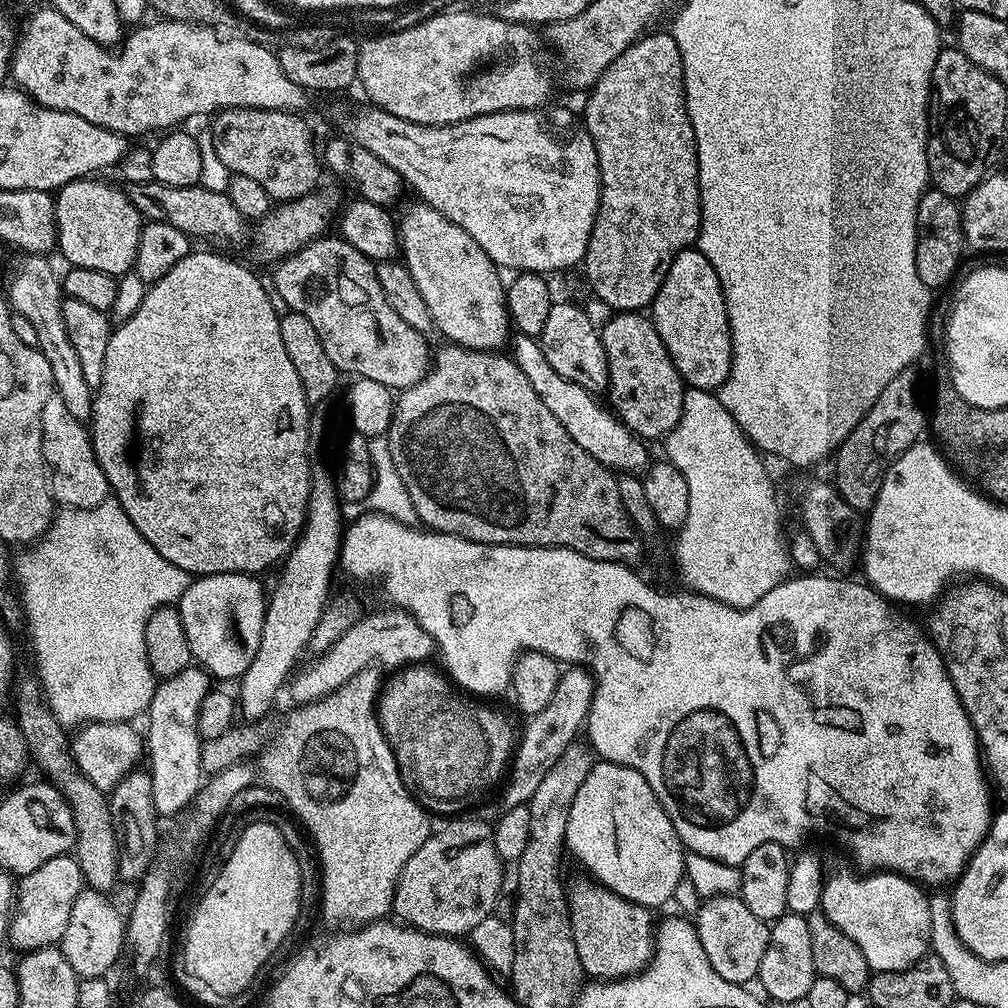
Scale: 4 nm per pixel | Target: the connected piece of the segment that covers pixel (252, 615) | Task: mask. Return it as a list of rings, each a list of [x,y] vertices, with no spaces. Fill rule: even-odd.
[[[247,572],[198,576],[178,602],[182,630],[186,630],[192,659],[217,681],[239,681],[250,662],[254,662],[254,654],[258,654],[258,642],[262,642],[266,588],[256,580],[259,579]]]

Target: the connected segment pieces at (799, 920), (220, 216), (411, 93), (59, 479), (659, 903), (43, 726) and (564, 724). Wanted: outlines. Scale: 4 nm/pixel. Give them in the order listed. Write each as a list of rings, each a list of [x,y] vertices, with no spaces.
[[[787,911],[777,920],[771,921],[766,942],[766,954],[762,954],[762,966],[758,966],[756,975],[756,980],[761,988],[759,991],[772,1002],[803,1000],[807,997],[810,982],[814,982],[816,975],[814,952],[810,947],[808,917]]]
[[[129,184],[126,188],[126,195],[130,202],[138,210],[138,214],[145,221],[166,222],[170,226],[178,226],[193,241],[209,240],[209,245],[236,244],[244,241],[250,236],[249,221],[238,214],[234,202],[230,202],[227,191],[215,192],[204,189],[203,186],[166,186],[165,184]]]
[[[443,10],[432,15],[428,20],[413,23],[413,28],[404,28],[401,32],[389,31],[387,34],[376,34],[365,39],[359,45],[360,57],[358,58],[358,84],[364,87],[364,92],[369,96],[371,103],[377,108],[386,110],[398,118],[406,118],[406,122],[419,124],[457,124],[470,118],[478,118],[495,112],[508,112],[512,108],[543,108],[549,103],[548,80],[540,69],[540,40],[535,36],[533,29],[527,24],[511,24],[508,20],[501,20],[495,14],[483,16],[480,12],[454,12]]]
[[[55,394],[46,398],[46,406],[42,408],[42,444],[52,477],[52,495],[57,505],[64,508],[93,508],[109,499],[108,479],[96,461],[85,421],[74,418],[74,414],[70,414],[66,408],[66,402]]]
[[[608,760],[593,763],[590,774],[586,774],[586,782],[578,786],[578,794],[574,794],[574,802],[570,806],[564,842],[567,851],[572,851],[573,858],[589,872],[585,873],[595,883],[603,884],[611,892],[617,892],[622,898],[644,908],[659,910],[667,900],[669,903],[676,895],[677,886],[685,879],[686,849],[654,790],[650,790],[650,782],[646,782],[638,770],[611,764]]]
[[[33,675],[26,677],[24,682],[17,683],[14,700],[17,700],[14,719],[26,738],[29,757],[48,775],[45,777],[55,784],[56,789],[68,799],[76,827],[74,855],[80,863],[85,885],[95,892],[111,893],[113,891],[111,888],[120,880],[118,870],[120,843],[105,789],[94,786],[94,782],[90,782],[86,774],[78,770],[78,766],[72,760],[67,737],[64,738],[65,729],[52,713],[52,707],[44,698],[44,689]]]
[[[568,666],[560,673],[560,681],[554,690],[554,698],[550,698],[550,706],[538,710],[538,714],[527,717],[524,733],[519,733],[518,743],[506,773],[506,783],[499,789],[501,809],[513,808],[519,804],[527,804],[528,799],[538,790],[542,778],[546,778],[550,766],[558,760],[562,750],[573,743],[576,731],[584,724],[588,711],[593,711],[594,697],[598,689],[593,673],[583,666]]]

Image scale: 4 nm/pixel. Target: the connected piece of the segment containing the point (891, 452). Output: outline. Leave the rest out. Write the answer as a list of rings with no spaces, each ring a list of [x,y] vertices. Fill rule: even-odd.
[[[915,371],[899,372],[895,378],[878,394],[878,402],[870,406],[870,410],[854,426],[854,430],[847,436],[834,453],[836,460],[836,489],[850,502],[850,506],[857,510],[871,508],[878,481],[884,475],[885,468],[901,456],[911,444],[917,443],[920,436],[926,432],[926,408],[920,405],[920,396],[916,393]]]

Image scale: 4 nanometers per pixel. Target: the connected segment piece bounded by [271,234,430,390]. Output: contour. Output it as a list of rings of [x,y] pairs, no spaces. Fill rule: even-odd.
[[[325,234],[299,248],[293,256],[283,257],[273,268],[271,287],[274,292],[276,287],[279,303],[314,325],[318,338],[322,338],[322,350],[334,362],[337,373],[349,372],[349,377],[370,378],[370,382],[403,390],[428,371],[430,348],[428,352],[425,333],[406,326],[394,314],[394,306],[386,302],[382,286],[378,286],[373,261],[354,250],[350,242],[336,234]]]

